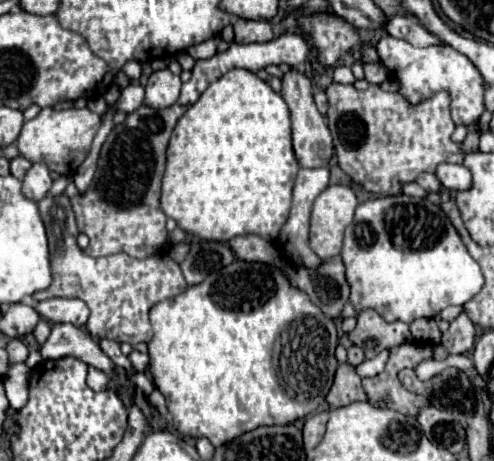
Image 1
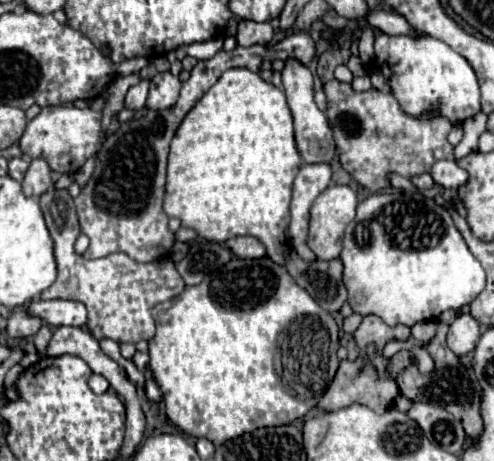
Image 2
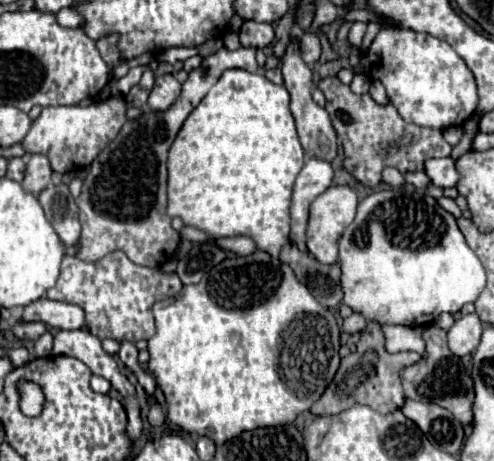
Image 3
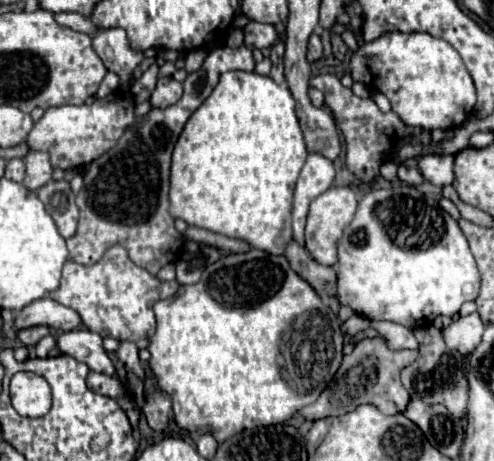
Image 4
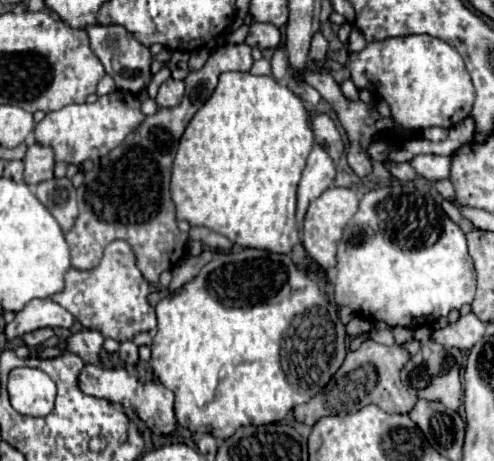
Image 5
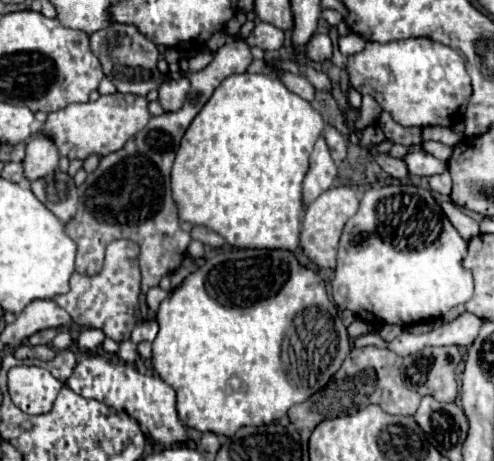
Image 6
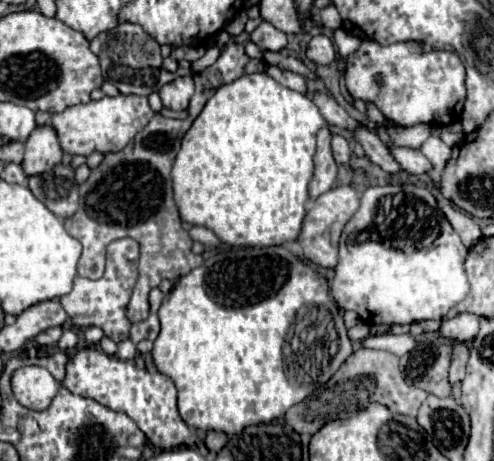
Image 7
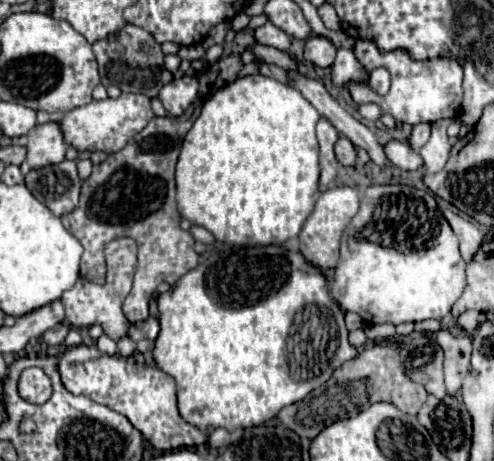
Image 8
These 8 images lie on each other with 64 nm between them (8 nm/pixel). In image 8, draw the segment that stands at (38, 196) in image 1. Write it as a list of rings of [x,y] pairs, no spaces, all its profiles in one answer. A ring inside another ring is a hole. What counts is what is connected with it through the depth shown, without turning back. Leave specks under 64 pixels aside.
[[[58,122],[36,124],[32,132],[28,132],[28,164],[30,168],[42,168],[48,164],[58,164],[64,160],[68,144],[64,142],[62,128]]]

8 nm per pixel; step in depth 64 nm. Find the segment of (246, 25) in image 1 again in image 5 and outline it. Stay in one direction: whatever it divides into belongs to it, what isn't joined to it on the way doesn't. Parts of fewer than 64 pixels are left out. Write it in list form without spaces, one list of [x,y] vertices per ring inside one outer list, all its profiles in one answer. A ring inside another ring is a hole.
[[[252,22],[250,32],[246,36],[248,46],[258,46],[260,50],[266,48],[278,48],[280,44],[280,30],[274,24],[262,24],[262,22]]]

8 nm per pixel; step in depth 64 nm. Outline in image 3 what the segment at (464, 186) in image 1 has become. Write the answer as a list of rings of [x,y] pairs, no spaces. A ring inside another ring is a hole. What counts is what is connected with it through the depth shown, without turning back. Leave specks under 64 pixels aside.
[[[430,158],[424,162],[424,172],[430,178],[430,182],[438,188],[450,188],[458,182],[458,172],[454,168],[452,158]]]

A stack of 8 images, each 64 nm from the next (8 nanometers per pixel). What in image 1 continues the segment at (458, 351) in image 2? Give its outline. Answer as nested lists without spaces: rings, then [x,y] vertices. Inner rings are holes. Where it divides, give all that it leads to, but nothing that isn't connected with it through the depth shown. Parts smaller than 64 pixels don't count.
[[[462,312],[450,322],[446,334],[442,334],[442,344],[450,354],[466,354],[472,350],[476,340],[476,324]]]

